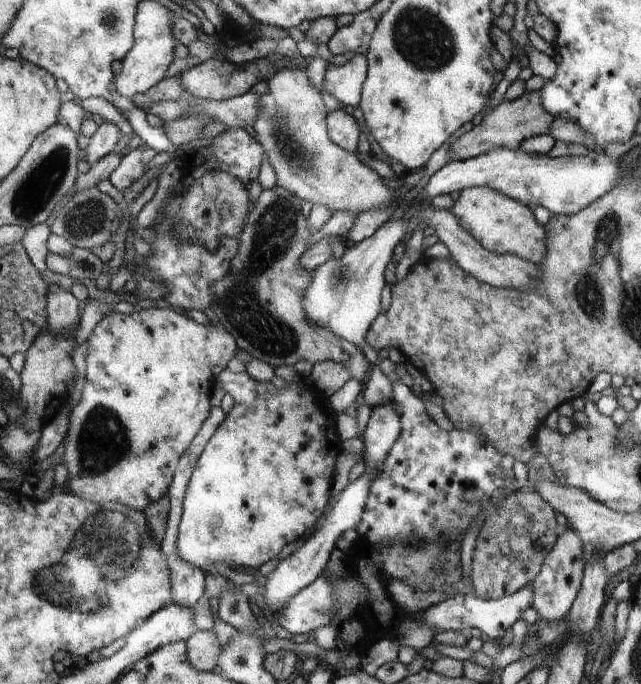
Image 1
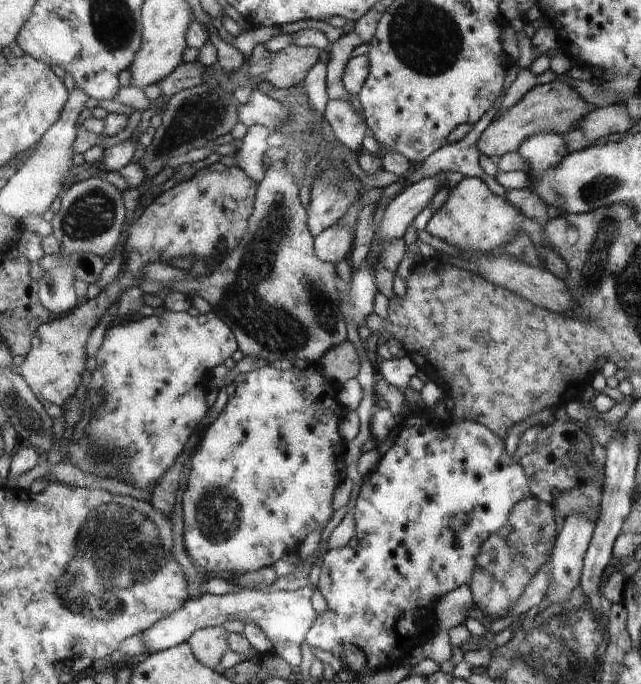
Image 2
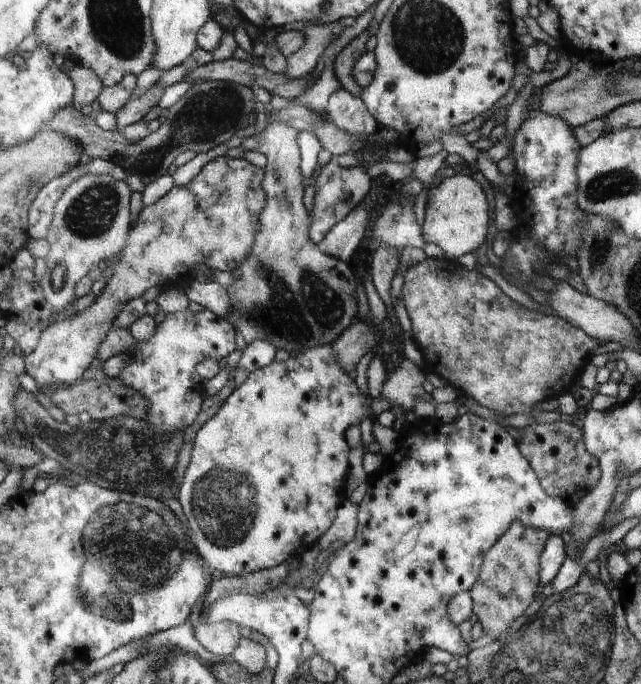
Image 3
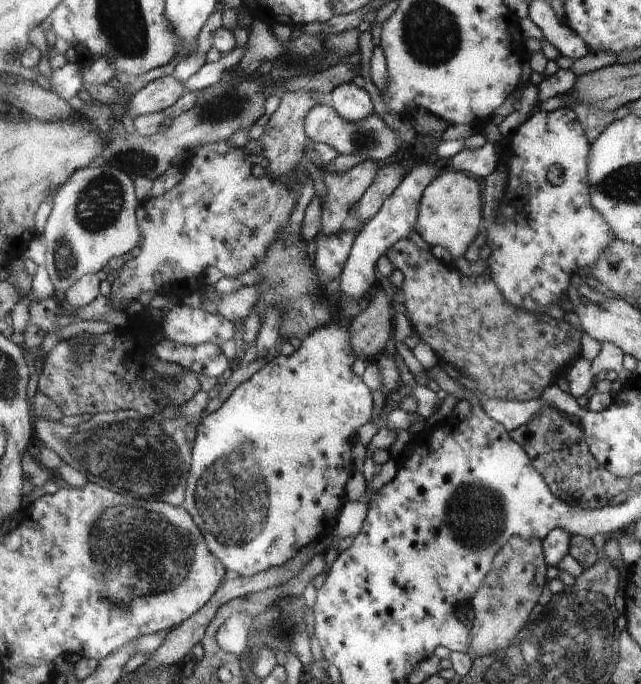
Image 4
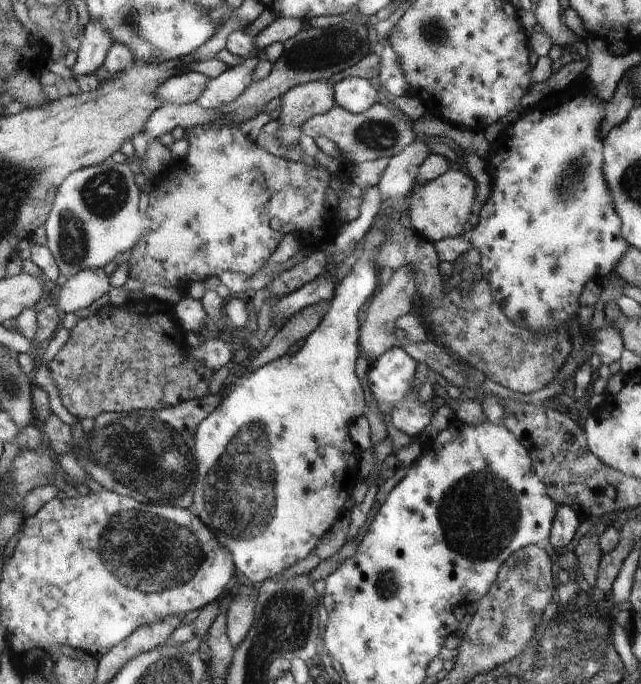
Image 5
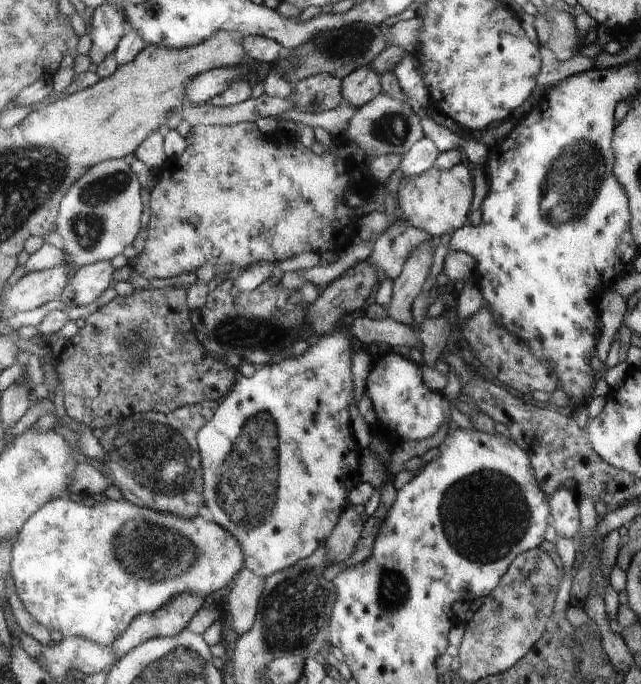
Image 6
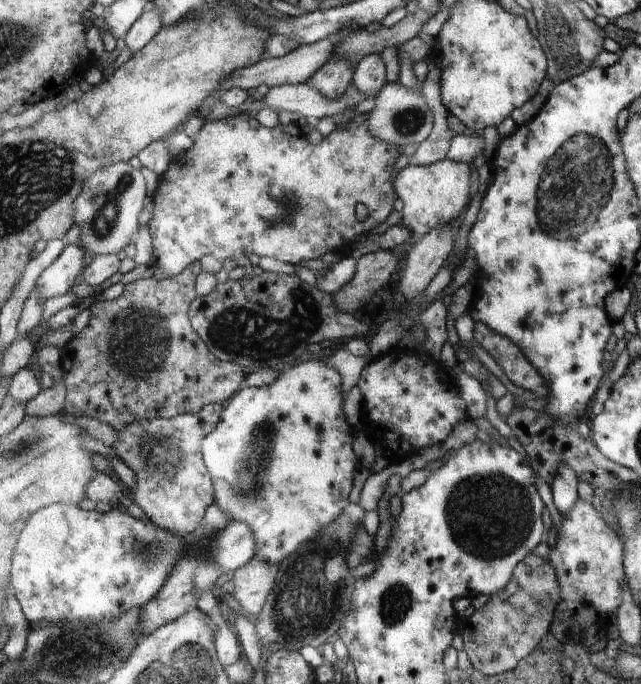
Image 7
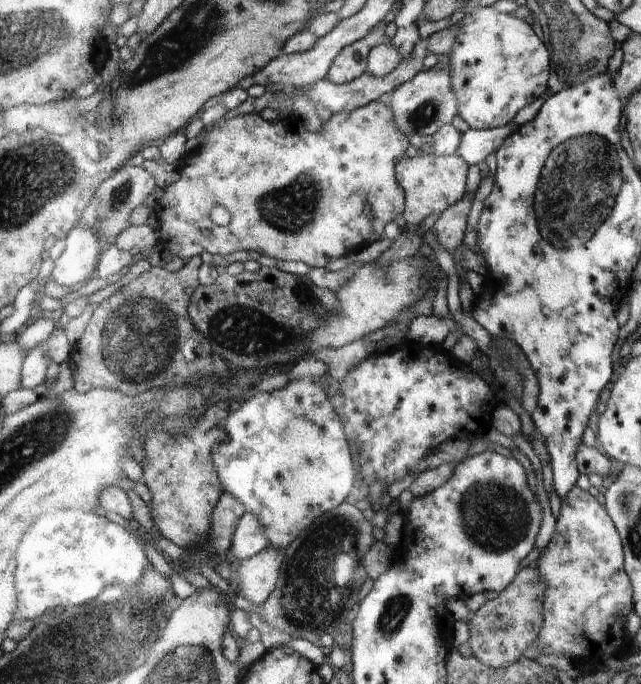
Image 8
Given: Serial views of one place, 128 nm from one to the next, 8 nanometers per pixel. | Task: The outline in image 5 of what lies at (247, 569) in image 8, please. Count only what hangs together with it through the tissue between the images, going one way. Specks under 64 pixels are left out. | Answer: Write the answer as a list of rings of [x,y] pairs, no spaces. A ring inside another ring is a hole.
[[[242,585],[227,608],[227,635],[234,648],[245,639],[254,620],[256,596],[253,594],[254,588]]]

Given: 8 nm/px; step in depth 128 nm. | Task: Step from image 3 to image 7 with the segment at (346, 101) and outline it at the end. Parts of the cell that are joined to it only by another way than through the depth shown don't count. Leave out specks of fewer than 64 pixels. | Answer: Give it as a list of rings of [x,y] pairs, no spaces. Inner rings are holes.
[[[381,54],[365,56],[356,66],[353,82],[366,96],[376,96],[386,81],[386,69]]]

